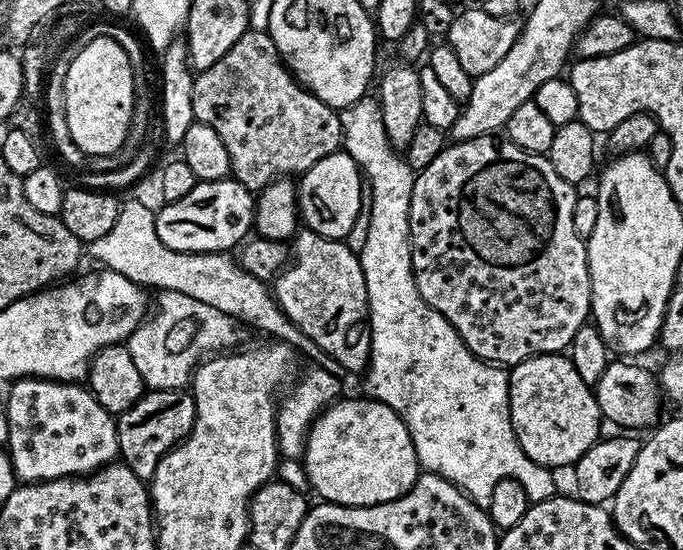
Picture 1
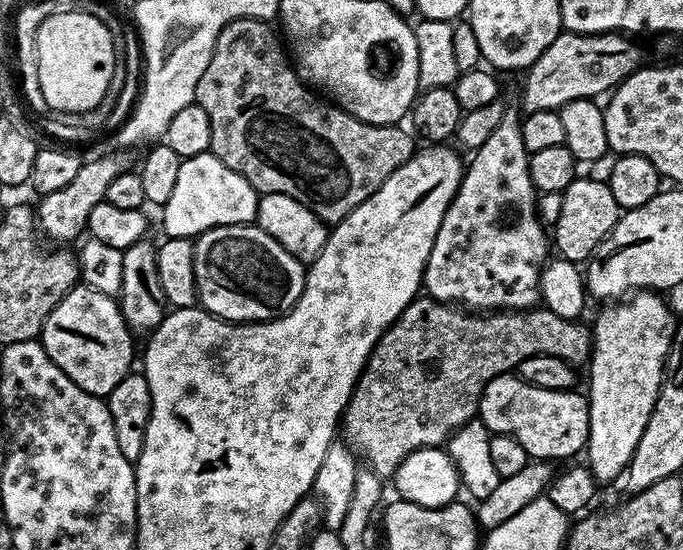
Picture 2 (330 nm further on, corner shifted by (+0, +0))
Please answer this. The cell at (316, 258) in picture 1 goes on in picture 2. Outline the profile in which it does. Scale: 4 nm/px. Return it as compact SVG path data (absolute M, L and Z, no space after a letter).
M255 223L227 224L211 228L195 237L194 240L194 278L199 307L220 320L231 320L233 324L247 324L261 320L275 320L289 312L298 302L304 289L305 265L286 246L282 246L266 230Z

